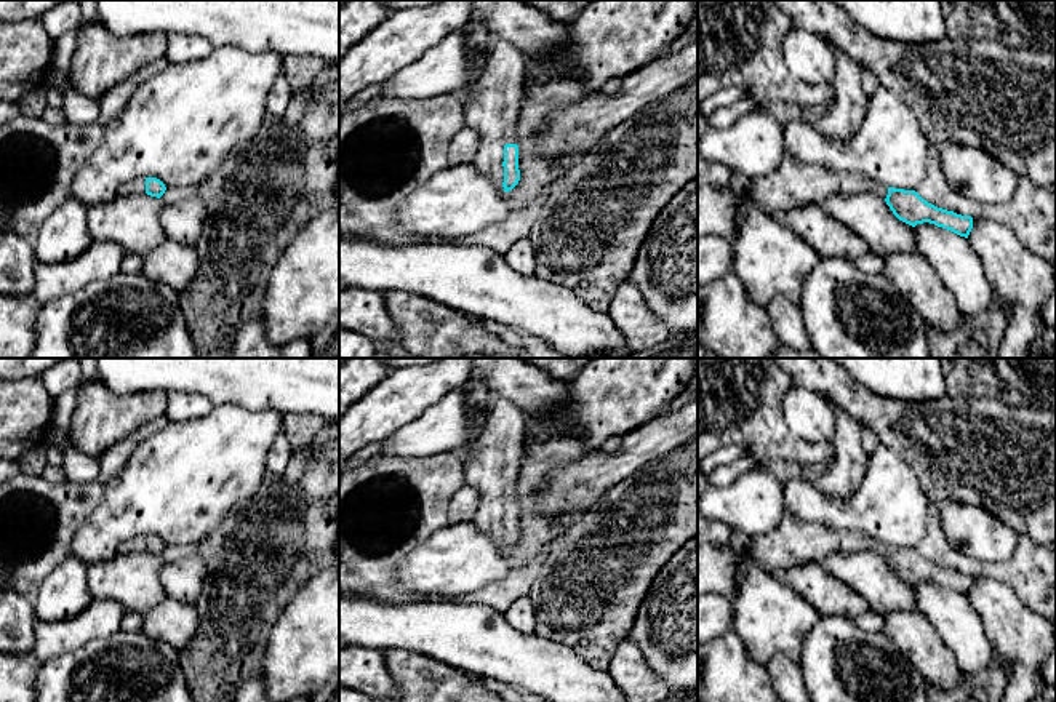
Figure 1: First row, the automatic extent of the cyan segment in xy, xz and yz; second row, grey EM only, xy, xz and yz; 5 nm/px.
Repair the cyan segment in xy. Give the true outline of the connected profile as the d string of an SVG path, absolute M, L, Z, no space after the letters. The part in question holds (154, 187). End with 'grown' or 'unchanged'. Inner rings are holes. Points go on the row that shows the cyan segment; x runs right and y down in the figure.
M138 177L118 187L118 195L142 195L160 198L165 193L165 184L157 177Z; grown

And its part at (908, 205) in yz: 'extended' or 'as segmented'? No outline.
extended

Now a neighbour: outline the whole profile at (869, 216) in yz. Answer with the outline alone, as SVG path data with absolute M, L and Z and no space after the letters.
M837 192L824 198L821 208L859 235L870 253L882 257L917 253L914 227L899 221L878 195Z

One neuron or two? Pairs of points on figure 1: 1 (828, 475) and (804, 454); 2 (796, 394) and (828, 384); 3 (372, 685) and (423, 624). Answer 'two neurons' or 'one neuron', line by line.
1: two neurons
2: two neurons
3: two neurons

